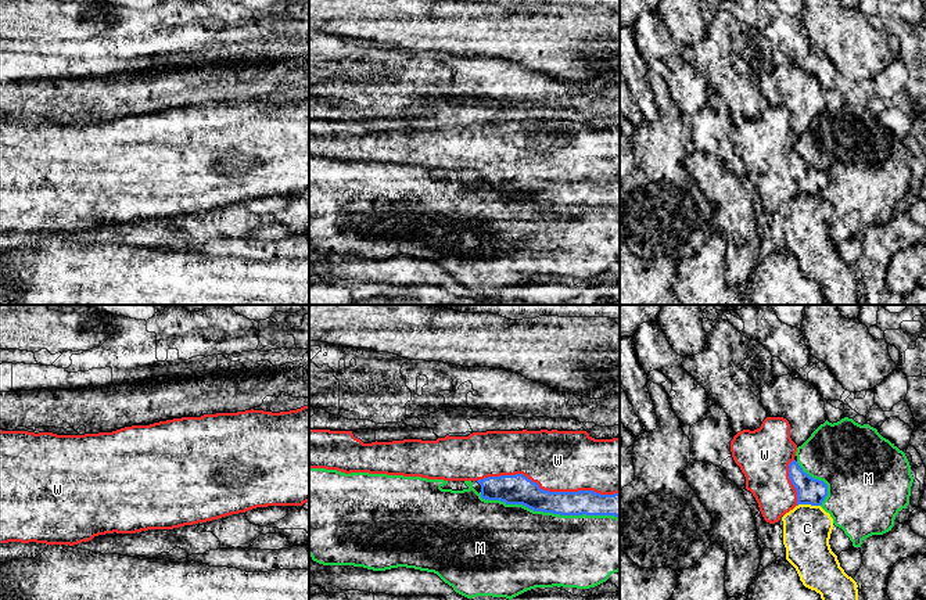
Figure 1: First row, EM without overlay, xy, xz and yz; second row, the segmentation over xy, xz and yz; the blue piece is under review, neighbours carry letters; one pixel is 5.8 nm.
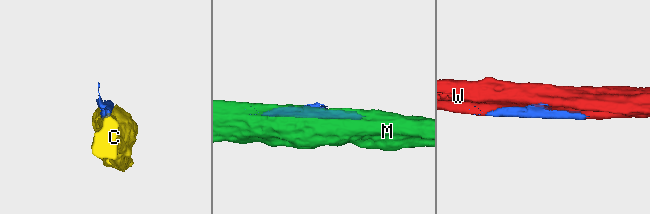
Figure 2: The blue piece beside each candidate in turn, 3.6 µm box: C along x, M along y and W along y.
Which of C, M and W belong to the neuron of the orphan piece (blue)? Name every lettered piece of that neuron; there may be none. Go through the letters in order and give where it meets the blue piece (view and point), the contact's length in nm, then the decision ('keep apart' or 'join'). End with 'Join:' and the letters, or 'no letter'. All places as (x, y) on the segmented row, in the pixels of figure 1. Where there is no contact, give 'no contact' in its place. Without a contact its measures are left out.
C: yz (808, 503) | 140 nm | keep apart
M: xz (548, 512) | 800 nm | keep apart
W: xz (548, 491) | 850 nm | join
Join: W

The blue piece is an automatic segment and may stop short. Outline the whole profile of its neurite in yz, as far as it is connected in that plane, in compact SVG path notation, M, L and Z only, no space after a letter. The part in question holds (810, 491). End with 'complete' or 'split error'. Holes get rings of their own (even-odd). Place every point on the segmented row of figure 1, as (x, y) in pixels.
M767 417L761 427L737 432L731 441L735 463L746 477L746 489L755 497L764 520L769 524L798 504L821 506L828 496L828 485L810 477L794 460L797 445L790 438L790 424L783 417Z | split error

